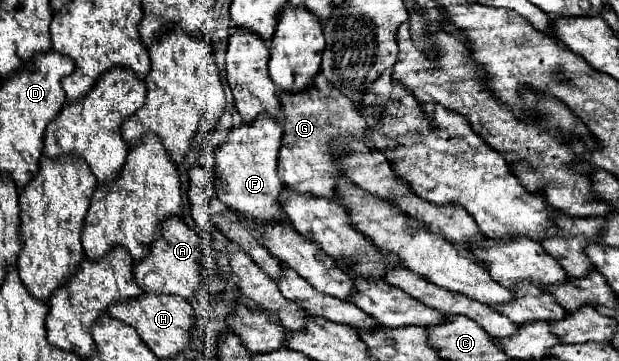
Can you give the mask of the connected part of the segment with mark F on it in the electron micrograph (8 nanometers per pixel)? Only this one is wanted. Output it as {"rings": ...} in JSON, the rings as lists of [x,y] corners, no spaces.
{"rings":[[[258,118],[250,126],[234,128],[226,142],[216,150],[216,194],[246,220],[256,222],[280,222],[282,204],[280,194],[284,190],[278,174],[278,152],[282,146],[282,124],[274,118]]]}

